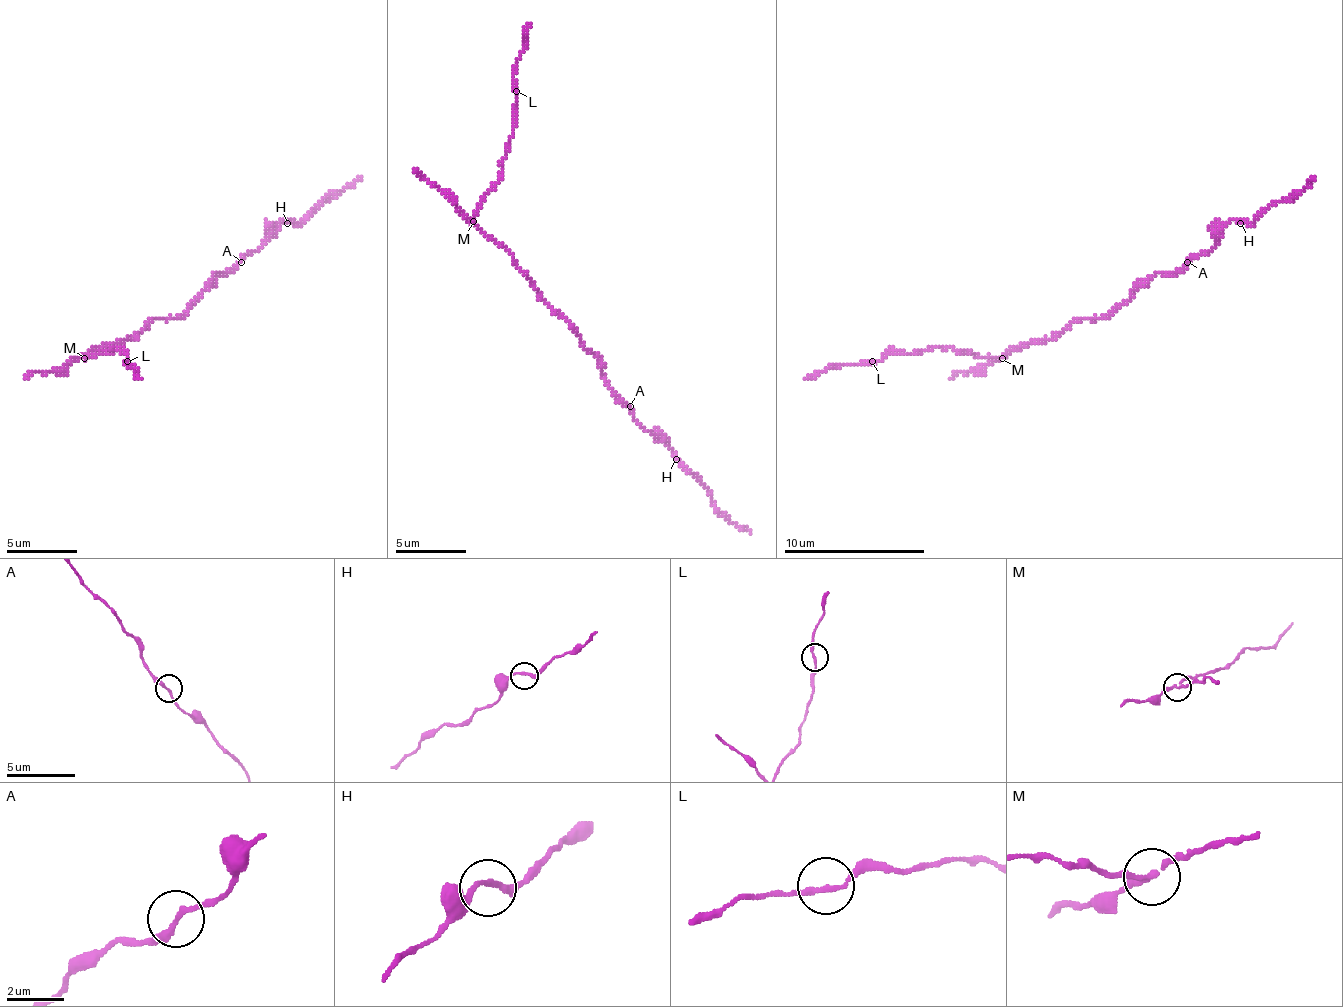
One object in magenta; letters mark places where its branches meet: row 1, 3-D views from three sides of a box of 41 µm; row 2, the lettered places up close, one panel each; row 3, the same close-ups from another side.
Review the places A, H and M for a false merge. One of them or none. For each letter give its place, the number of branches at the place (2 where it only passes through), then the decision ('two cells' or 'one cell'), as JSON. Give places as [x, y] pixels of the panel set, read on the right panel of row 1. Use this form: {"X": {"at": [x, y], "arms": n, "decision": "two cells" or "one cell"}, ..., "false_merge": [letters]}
{"A": {"at": [1187, 262], "arms": 2, "decision": "one cell"}, "H": {"at": [1240, 223], "arms": 2, "decision": "one cell"}, "M": {"at": [1002, 358], "arms": 3, "decision": "two cells"}, "false_merge": ["M"]}

